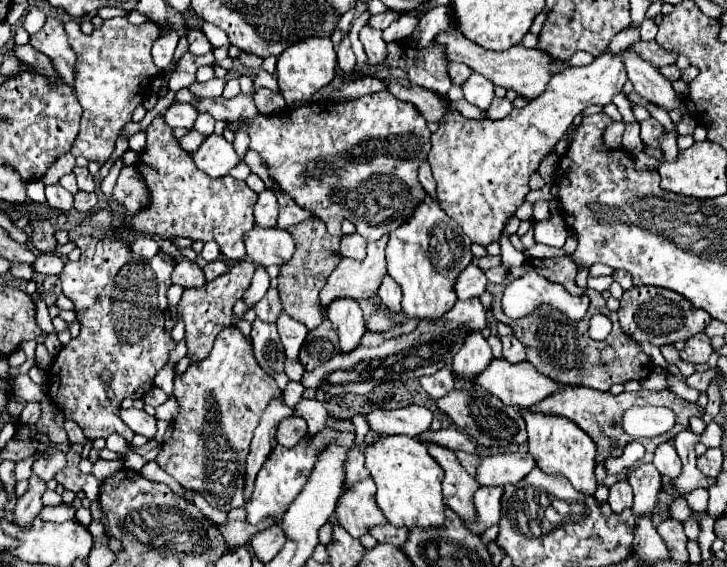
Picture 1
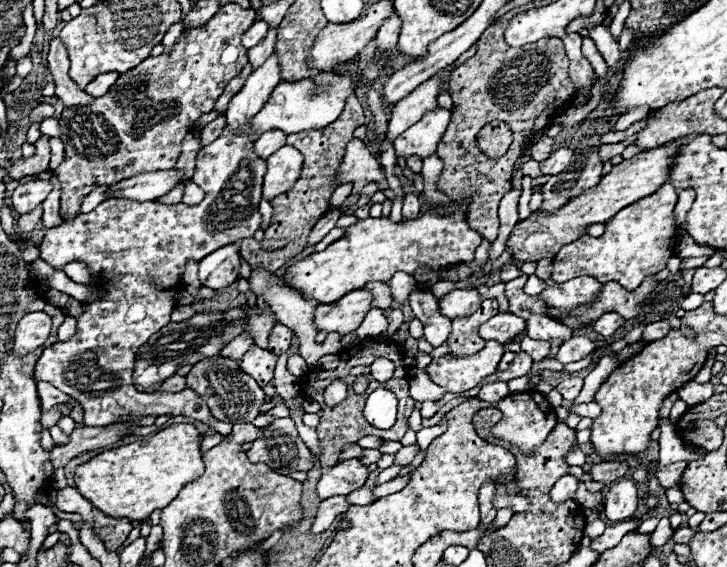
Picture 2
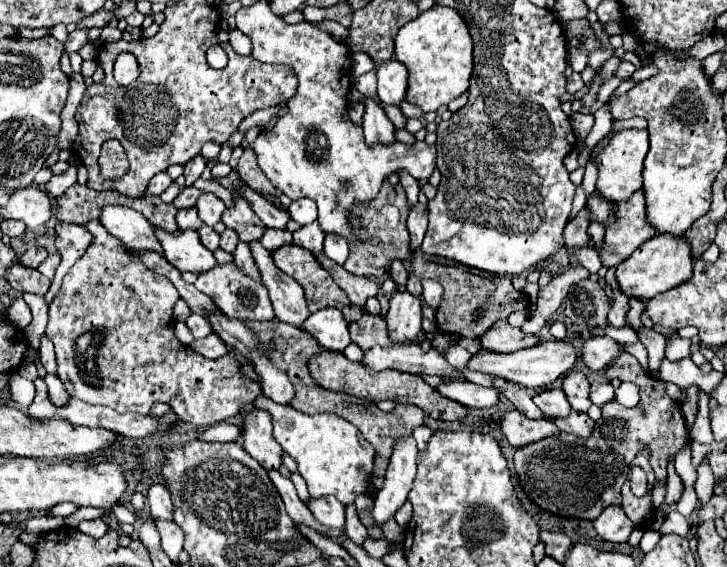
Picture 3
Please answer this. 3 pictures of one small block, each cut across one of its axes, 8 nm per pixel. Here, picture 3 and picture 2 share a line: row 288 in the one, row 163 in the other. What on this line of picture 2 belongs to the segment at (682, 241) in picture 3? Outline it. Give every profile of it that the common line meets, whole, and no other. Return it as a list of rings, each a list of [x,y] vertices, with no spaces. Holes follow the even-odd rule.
[[[676,140],[666,146],[640,152],[638,156],[634,156],[630,160],[624,160],[622,164],[614,166],[610,174],[602,176],[598,186],[574,196],[574,200],[568,200],[562,208],[558,208],[558,212],[540,212],[540,210],[532,212],[530,218],[526,218],[514,226],[514,230],[506,242],[506,252],[510,252],[512,260],[516,260],[516,262],[554,258],[558,254],[558,248],[562,248],[562,244],[568,244],[570,240],[582,236],[590,224],[604,224],[616,212],[634,204],[634,200],[640,200],[640,198],[656,192],[668,180],[668,168],[674,160],[676,150],[682,144],[684,144],[684,140]]]

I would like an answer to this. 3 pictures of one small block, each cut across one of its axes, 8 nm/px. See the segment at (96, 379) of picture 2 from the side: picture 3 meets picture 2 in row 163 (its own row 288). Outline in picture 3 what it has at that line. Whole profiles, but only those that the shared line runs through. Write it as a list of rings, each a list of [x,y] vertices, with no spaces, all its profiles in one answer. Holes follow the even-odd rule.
[[[234,264],[214,266],[214,270],[200,274],[198,280],[194,282],[194,286],[200,292],[208,294],[214,300],[214,304],[230,318],[238,318],[238,320],[272,320],[274,318],[274,310],[270,306],[266,288],[262,284],[254,282],[252,278],[246,278]]]

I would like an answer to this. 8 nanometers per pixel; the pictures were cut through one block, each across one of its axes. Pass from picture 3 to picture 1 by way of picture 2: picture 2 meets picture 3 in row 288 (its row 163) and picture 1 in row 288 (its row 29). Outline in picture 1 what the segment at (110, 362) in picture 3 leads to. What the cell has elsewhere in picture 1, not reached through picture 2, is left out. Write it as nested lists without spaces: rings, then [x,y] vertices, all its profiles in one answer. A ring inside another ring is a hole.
[[[240,260],[240,264],[234,264],[226,274],[218,276],[212,282],[206,282],[202,288],[188,288],[182,294],[182,300],[176,308],[176,312],[180,312],[180,316],[184,318],[186,324],[186,340],[188,340],[188,352],[192,356],[194,362],[202,360],[208,356],[208,352],[212,350],[212,344],[216,340],[216,336],[232,326],[234,320],[234,304],[238,300],[242,300],[244,292],[250,288],[250,278],[254,276],[254,262],[250,260]]]

